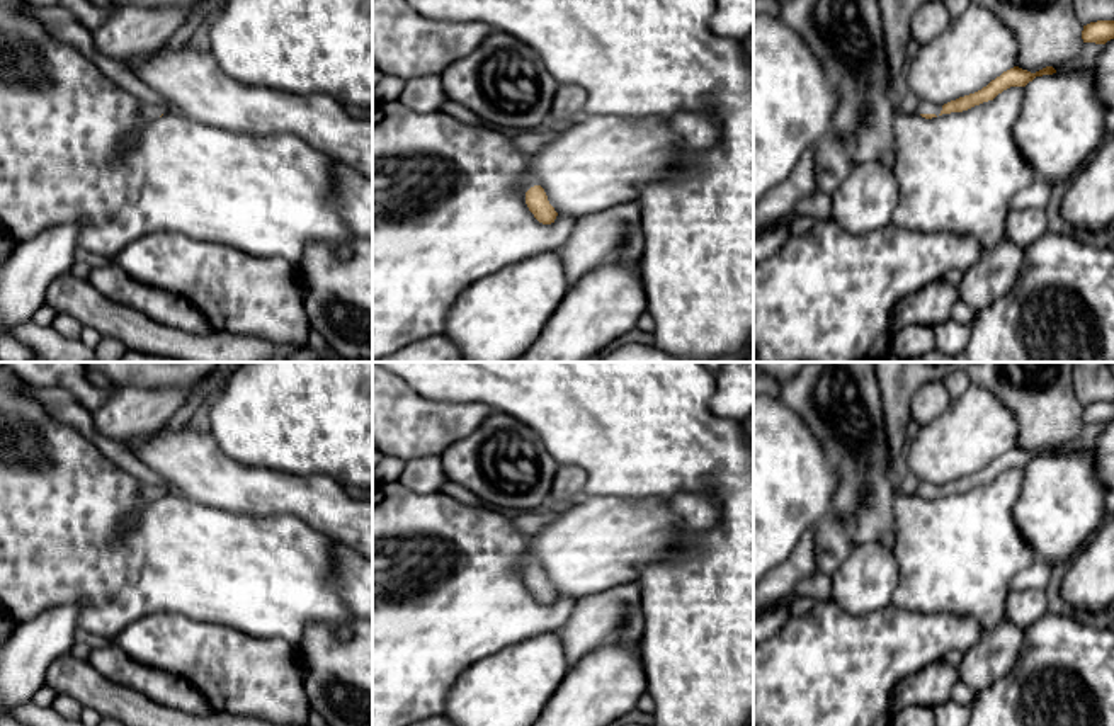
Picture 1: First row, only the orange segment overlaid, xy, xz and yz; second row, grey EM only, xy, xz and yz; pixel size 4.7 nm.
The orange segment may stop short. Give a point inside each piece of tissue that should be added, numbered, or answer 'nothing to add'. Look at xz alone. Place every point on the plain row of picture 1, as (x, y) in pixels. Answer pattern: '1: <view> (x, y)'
nothing to add

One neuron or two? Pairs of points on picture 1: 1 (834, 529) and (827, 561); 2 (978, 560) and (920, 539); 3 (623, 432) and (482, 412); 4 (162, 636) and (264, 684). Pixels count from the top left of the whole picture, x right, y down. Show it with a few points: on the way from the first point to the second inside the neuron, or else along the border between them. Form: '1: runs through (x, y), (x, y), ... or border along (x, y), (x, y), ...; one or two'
1: runs through (832, 538), (829, 553); one
2: runs through (965, 553), (956, 553), (934, 539); one
3: border along (453, 402), (483, 402), (494, 410); two
4: runs through (187, 648), (213, 657), (238, 674); one

